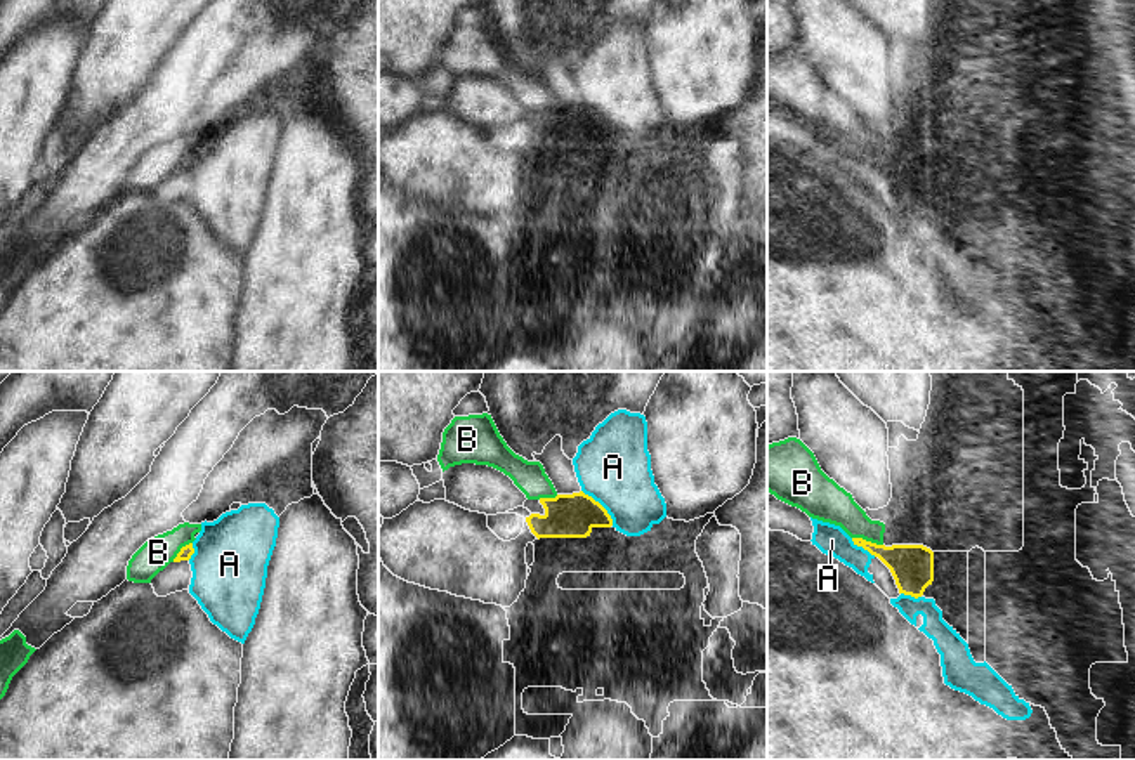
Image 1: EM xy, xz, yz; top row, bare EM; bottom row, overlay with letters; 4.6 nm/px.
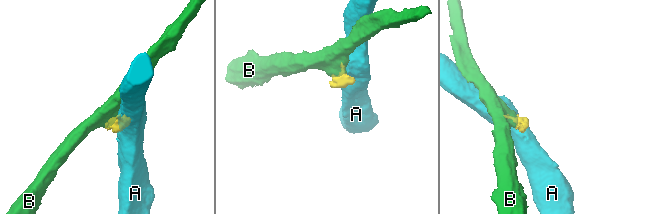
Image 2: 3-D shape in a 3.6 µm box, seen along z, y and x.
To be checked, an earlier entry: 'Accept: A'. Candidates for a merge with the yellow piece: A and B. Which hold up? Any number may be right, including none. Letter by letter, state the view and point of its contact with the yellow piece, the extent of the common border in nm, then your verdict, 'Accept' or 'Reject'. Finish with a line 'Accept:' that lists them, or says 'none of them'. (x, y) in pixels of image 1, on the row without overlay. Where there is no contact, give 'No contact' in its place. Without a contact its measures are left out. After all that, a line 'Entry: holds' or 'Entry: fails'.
A: Touches yellow at xz (601, 117). Shared border 220 nm. Accept
B: Touches yellow at yz (868, 153). Shared border 150 nm. Reject
Accept: A.
Entry: holds

